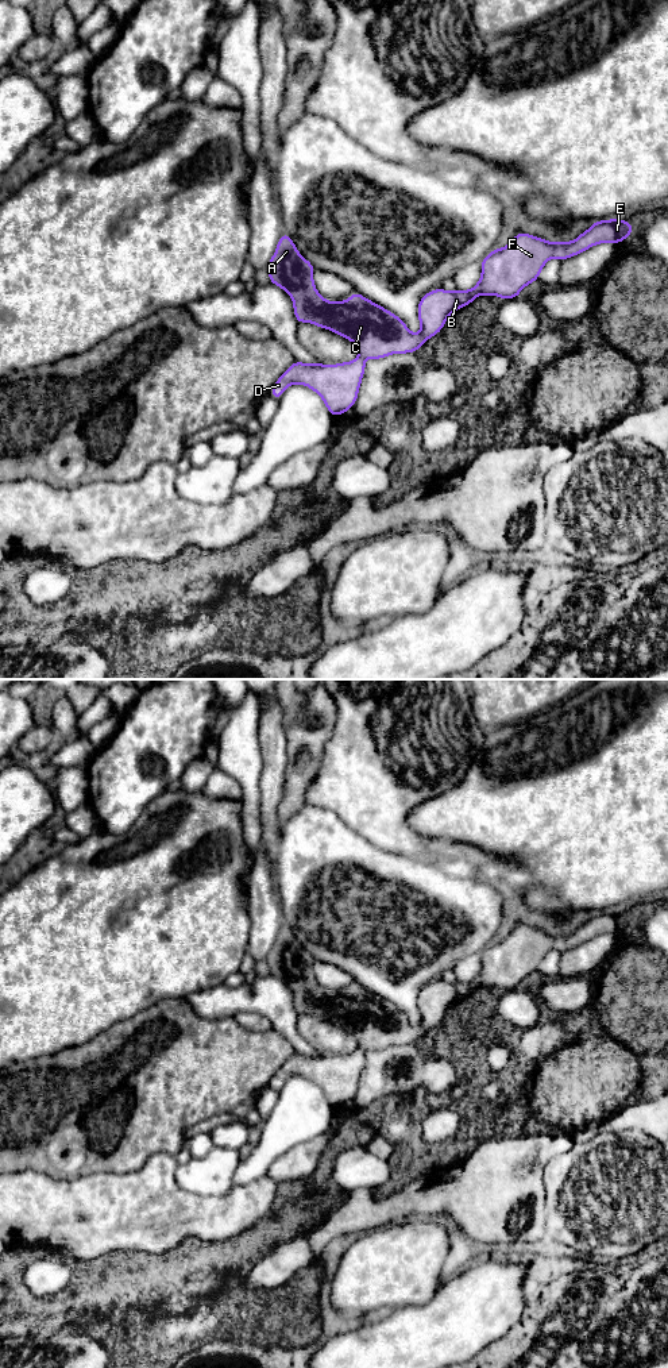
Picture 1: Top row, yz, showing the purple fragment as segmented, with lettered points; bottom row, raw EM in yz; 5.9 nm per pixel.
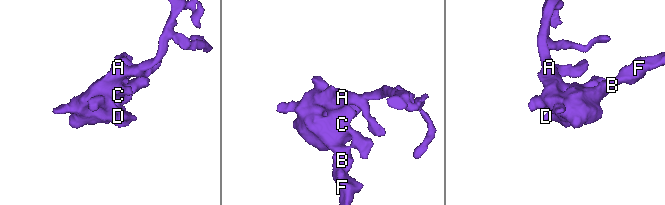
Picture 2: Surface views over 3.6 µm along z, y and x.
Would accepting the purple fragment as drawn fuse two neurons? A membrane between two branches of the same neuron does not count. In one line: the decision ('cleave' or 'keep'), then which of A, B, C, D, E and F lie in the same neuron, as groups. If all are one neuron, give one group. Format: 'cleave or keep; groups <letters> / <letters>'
keep; groups A B C D E F

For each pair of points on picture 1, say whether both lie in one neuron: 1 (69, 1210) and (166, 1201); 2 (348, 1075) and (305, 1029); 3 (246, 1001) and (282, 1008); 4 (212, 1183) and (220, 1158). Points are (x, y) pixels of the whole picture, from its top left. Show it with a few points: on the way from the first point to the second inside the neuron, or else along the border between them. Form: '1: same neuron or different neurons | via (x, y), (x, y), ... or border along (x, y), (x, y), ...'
1: same neuron | via (93, 1210), (142, 1210)
2: same neuron | via (343, 1063), (317, 1037)
3: same neuron | via (255, 1001), (273, 1001)
4: same neuron | via (212, 1176), (220, 1164)

